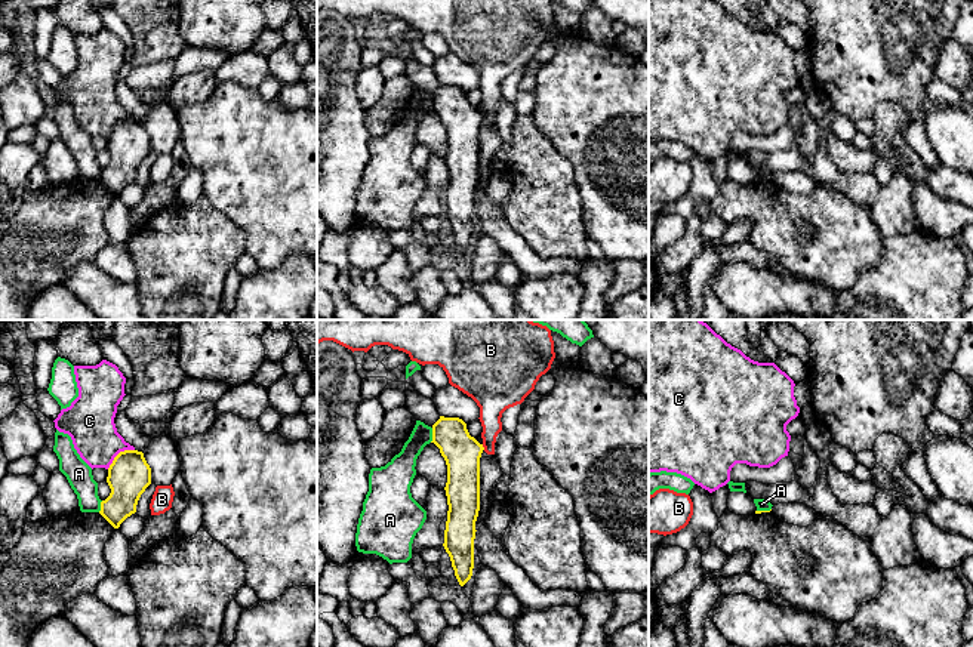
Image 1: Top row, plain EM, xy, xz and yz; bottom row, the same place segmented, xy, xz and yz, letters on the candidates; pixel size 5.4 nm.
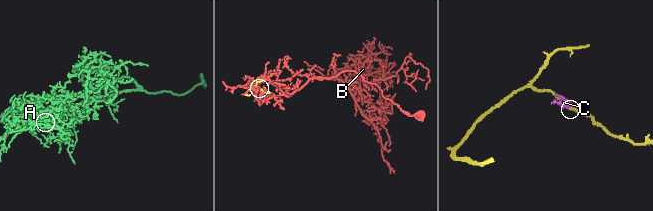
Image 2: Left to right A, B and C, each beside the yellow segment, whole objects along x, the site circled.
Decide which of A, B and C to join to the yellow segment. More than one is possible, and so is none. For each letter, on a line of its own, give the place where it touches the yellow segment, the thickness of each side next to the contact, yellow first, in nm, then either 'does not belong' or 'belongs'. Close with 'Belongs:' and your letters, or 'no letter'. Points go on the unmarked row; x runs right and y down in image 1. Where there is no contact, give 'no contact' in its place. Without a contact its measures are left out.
A: xz (433, 104) | 200/140 nm | does not belong
B: xz (483, 116) | 200/150 nm | does not belong
C: xy (119, 122) | 240/280 nm | does not belong
Belongs: no letter

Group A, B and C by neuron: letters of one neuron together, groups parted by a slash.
A / B / C

